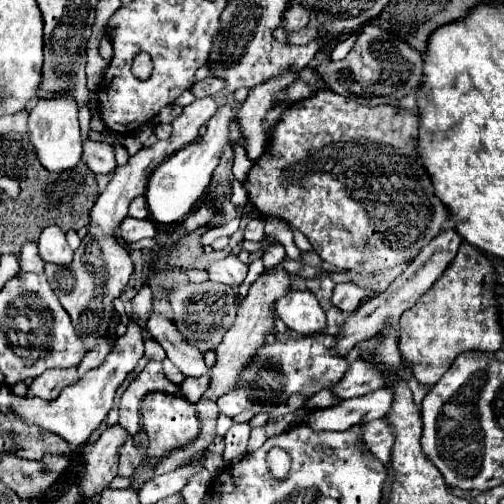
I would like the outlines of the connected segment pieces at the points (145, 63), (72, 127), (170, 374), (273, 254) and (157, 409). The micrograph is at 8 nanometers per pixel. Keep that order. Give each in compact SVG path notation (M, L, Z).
M141 52L133 60L131 71L135 77L140 80L147 80L153 69L153 62L151 57L145 53Z
M57 95L55 99L41 99L31 109L29 115L29 141L35 147L39 163L53 173L75 169L81 161L83 153L83 139L77 121L77 103L71 95Z
M165 358L162 361L162 365L168 379L176 385L181 385L186 376L177 367L175 367L168 358Z
M276 243L271 245L263 254L262 260L264 263L264 271L273 269L278 263L280 263L286 256L285 248L283 244Z
M151 393L143 399L143 423L145 423L145 433L149 435L147 457L153 459L161 459L165 453L173 451L175 447L187 445L199 435L201 429L201 419L197 417L195 405L179 395L165 395L165 393Z

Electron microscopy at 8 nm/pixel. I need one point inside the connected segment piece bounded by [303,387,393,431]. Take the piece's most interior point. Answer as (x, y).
(340, 417)

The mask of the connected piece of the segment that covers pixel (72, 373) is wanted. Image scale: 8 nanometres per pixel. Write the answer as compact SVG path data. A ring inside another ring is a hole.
M77 367L71 369L51 369L45 371L43 375L35 377L27 389L27 397L41 397L45 401L57 399L59 393L67 387L73 385L79 379Z

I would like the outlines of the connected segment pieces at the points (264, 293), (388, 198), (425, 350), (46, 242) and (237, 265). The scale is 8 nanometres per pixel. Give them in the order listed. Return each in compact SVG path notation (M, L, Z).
M277 265L271 273L263 273L249 289L249 295L245 297L245 301L239 305L237 311L237 319L233 323L233 327L225 333L221 345L217 347L217 363L209 369L213 375L213 381L209 385L207 397L216 400L229 389L235 387L237 375L247 367L247 361L255 355L255 351L269 339L273 337L275 325L273 325L273 305L279 297L283 297L285 293L289 293L289 275L283 271L281 265Z
M321 89L317 91L313 97L291 103L279 123L275 127L271 127L271 139L269 139L269 147L265 149L265 153L261 155L259 163L255 161L255 165L251 167L243 187L249 195L249 201L255 205L255 209L259 211L261 219L281 219L285 221L291 229L301 231L313 245L313 251L327 263L349 271L349 273L357 273L357 275L373 275L375 271L385 271L385 269L393 269L403 261L411 261L415 259L415 255L433 239L439 235L443 221L449 217L445 205L435 197L433 193L433 183L429 179L429 175L425 173L425 169L421 167L421 163L417 161L415 155L415 143L417 143L417 127L419 127L419 117L409 113L409 111L399 111L391 105L379 105L379 107L363 107L357 105L353 99L347 99L343 95L335 95L331 89Z
M463 243L441 279L437 279L437 283L419 297L415 307L401 315L399 351L403 361L411 363L411 373L419 383L433 387L463 353L495 353L503 347L503 329L497 309L499 303L493 287L495 273L489 259L473 245Z
M45 227L39 237L39 255L45 263L67 265L73 259L73 249L65 241L65 233L59 227Z
M229 255L225 259L213 261L205 267L207 275L215 283L225 283L229 287L239 287L247 275L247 265L241 263L235 255Z

